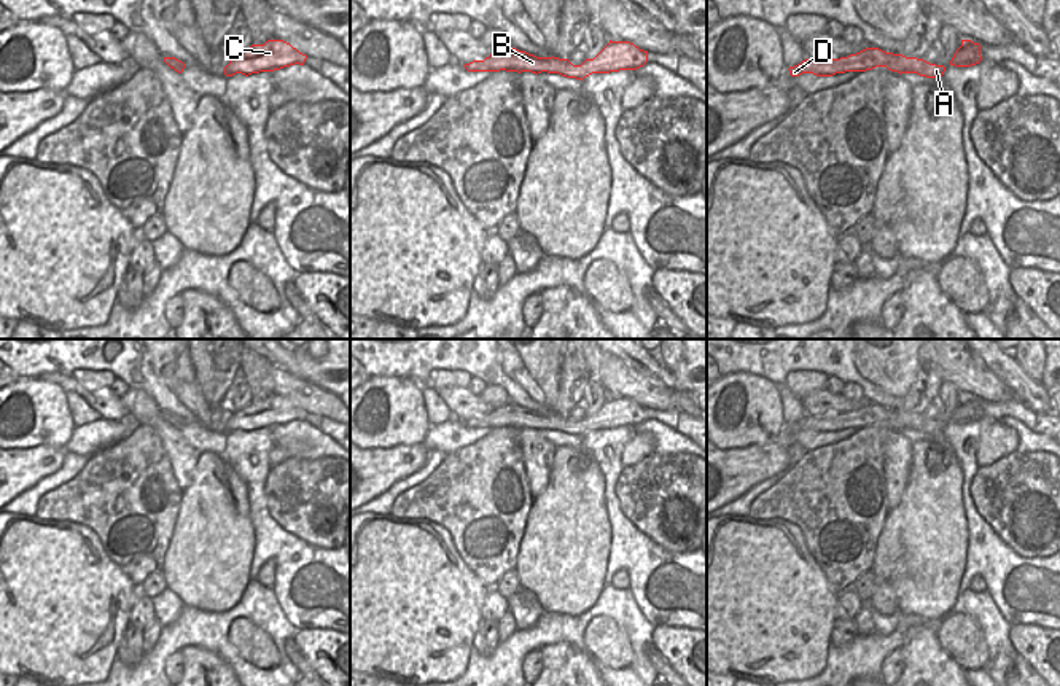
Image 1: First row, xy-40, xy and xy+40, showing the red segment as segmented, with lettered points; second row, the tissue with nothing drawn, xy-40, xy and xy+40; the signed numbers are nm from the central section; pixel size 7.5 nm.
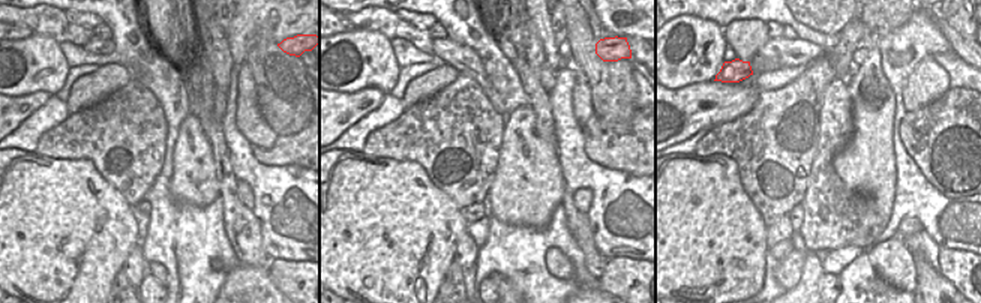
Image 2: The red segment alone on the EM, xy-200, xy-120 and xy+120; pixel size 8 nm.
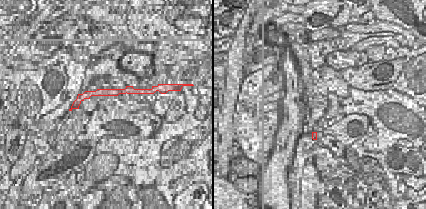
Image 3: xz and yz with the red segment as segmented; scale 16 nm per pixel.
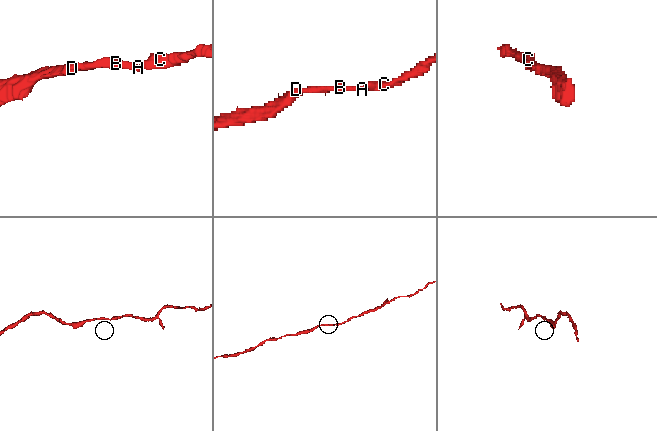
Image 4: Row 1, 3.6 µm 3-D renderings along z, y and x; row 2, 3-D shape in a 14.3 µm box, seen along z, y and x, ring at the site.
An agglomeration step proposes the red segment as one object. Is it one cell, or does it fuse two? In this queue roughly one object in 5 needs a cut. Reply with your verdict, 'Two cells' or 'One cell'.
One cell.

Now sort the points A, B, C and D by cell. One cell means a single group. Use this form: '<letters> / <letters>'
A B C D

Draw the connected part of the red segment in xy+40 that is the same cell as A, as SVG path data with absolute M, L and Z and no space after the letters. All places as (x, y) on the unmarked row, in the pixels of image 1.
M866 404L856 411L850 411L840 415L805 415L801 420L789 423L791 433L802 430L813 430L816 433L832 433L845 428L866 428L875 423L887 423L891 428L917 430L926 435L942 433L945 428L944 422L929 420L923 415L906 414L902 411L885 409L879 404Z

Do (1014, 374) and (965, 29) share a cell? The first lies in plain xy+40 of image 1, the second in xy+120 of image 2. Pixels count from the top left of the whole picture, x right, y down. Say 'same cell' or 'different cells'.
different cells

